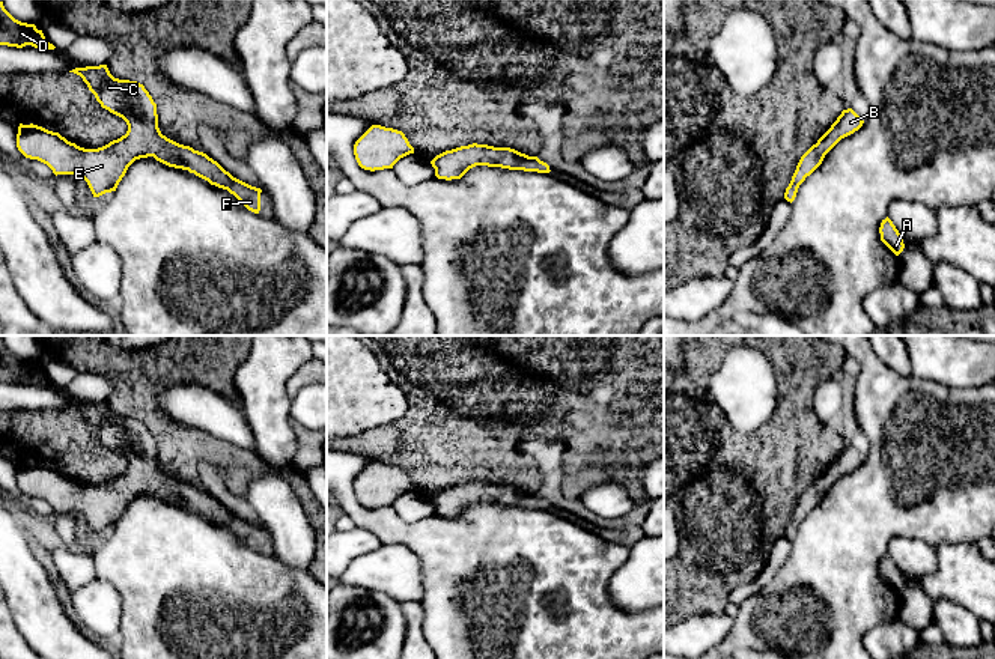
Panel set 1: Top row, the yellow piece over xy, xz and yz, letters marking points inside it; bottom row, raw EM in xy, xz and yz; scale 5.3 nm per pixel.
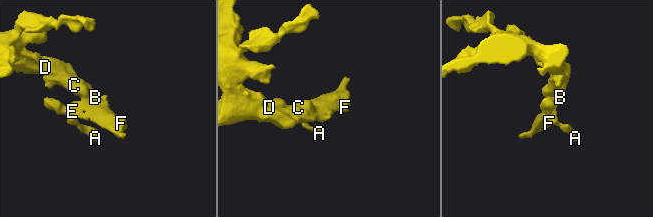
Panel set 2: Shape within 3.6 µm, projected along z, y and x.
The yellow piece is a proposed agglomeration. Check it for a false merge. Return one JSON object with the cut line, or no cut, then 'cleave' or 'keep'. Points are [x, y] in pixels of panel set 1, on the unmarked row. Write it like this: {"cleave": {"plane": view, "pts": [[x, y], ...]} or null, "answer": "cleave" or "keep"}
{"cleave": null, "answer": "keep"}

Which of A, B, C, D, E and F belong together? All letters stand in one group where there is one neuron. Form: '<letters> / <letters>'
A B C D E F

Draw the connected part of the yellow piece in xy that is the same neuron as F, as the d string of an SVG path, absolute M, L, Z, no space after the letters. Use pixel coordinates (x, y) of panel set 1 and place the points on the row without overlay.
M107 402L75 405L69 409L83 415L102 445L126 459L126 471L102 484L84 486L59 469L20 460L17 484L26 495L47 501L56 513L81 513L93 534L99 534L116 528L135 497L154 493L169 504L188 507L211 522L227 527L248 548L259 551L260 525L233 515L206 490L161 471L157 441L143 421L114 415Z

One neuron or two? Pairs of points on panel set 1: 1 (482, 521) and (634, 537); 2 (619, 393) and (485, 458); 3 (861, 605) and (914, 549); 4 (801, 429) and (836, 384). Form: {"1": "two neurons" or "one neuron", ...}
{"1": "two neurons", "2": "one neuron", "3": "two neurons", "4": "two neurons"}

